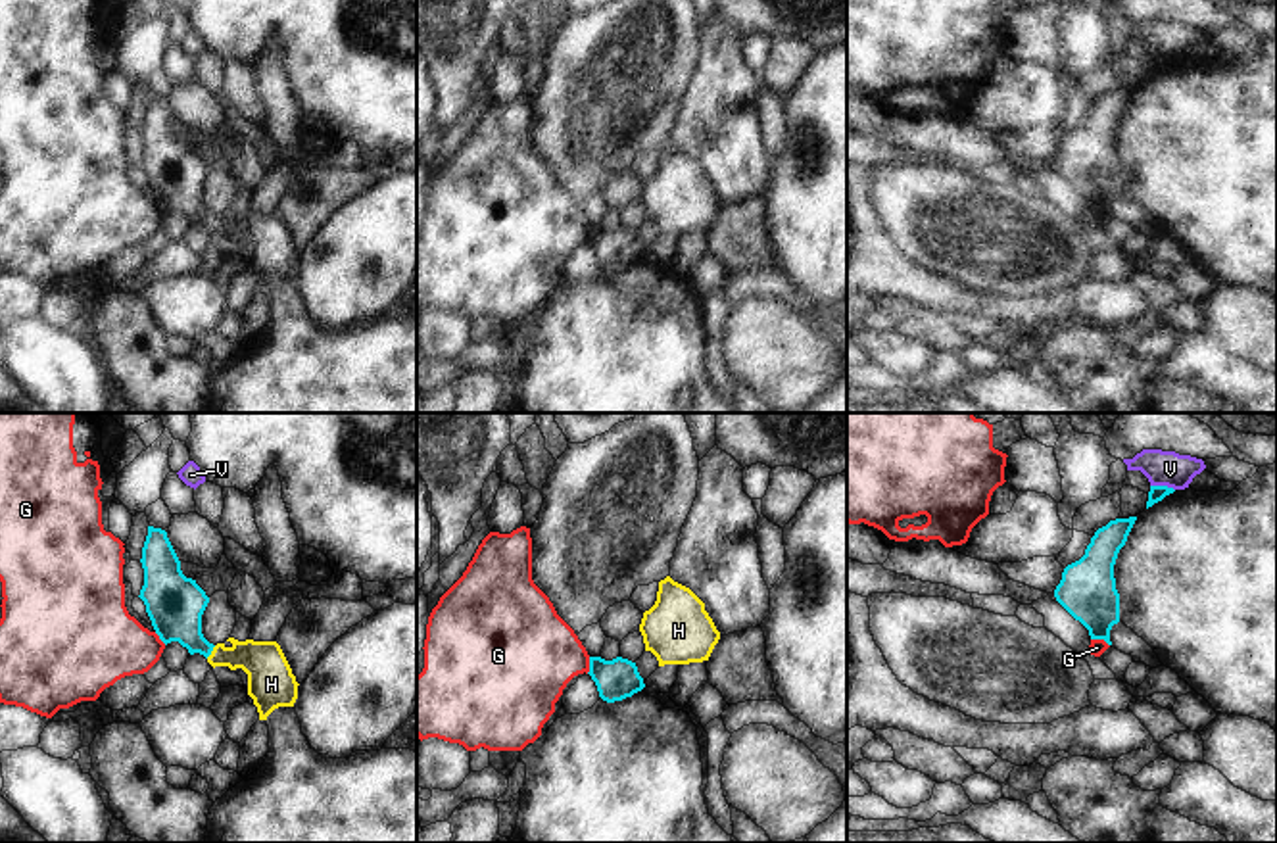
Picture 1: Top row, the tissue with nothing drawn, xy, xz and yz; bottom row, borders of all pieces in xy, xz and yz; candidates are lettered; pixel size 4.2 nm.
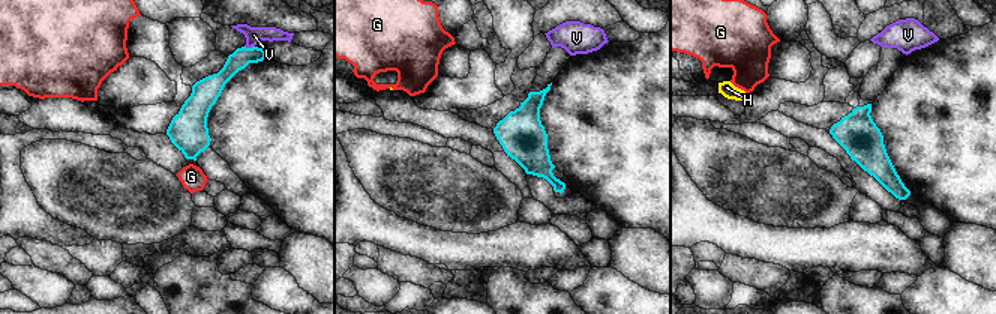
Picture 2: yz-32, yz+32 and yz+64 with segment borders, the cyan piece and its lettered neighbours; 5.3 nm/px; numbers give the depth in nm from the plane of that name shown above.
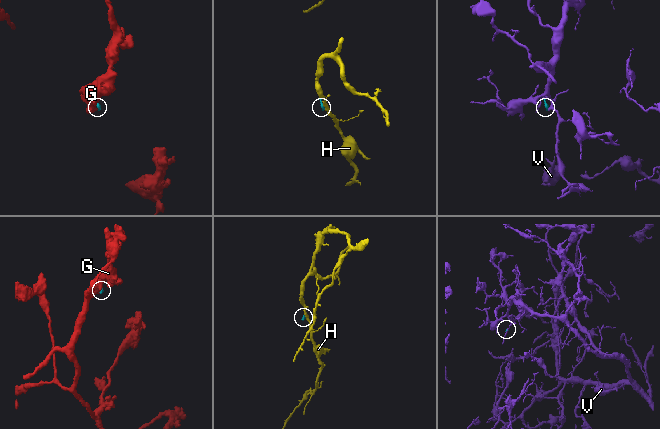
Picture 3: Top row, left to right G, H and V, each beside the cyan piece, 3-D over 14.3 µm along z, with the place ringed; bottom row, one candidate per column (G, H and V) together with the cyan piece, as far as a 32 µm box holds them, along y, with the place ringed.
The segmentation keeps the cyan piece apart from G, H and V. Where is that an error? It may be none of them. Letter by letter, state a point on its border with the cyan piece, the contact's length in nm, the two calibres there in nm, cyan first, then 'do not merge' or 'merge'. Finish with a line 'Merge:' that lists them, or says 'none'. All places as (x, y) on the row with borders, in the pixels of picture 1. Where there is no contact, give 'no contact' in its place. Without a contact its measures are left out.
G: yz (1101, 638) | 90 nm | 240/70 nm | do not merge
H: xy (212, 650) | 70 nm | 240/180 nm | merge
V: yz (1162, 486) | 110 nm | 70/150 nm | do not merge
Merge: H

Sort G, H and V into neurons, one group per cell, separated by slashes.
G / H / V

